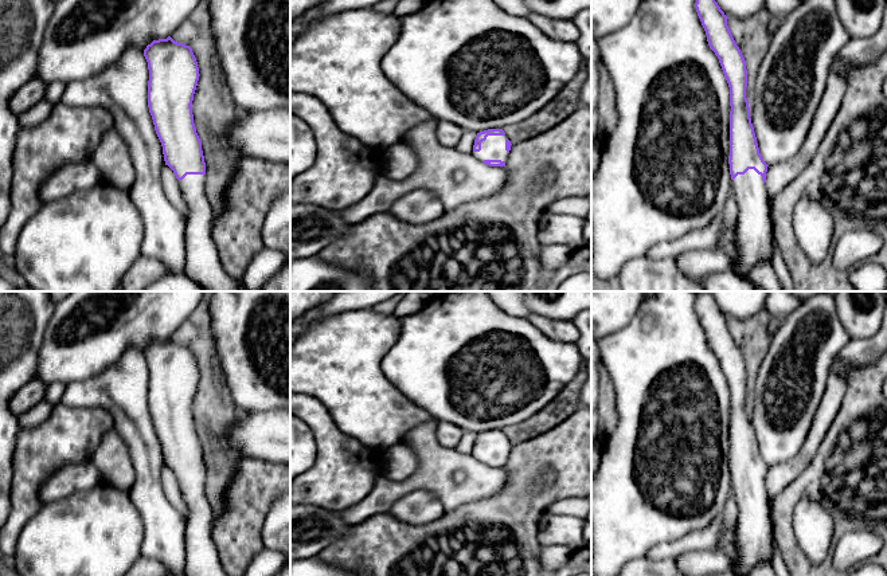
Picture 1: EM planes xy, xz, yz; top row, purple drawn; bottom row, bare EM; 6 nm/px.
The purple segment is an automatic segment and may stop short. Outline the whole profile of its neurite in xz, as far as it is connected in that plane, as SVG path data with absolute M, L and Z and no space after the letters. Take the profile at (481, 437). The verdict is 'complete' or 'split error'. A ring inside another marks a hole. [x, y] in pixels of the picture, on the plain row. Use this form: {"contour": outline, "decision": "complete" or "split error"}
{"contour": "M488 430L477 434L472 457L489 467L505 467L511 446L503 430Z", "decision": "split error"}

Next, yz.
{"contour": "M711 291L696 294L695 309L730 388L730 475L731 494L738 505L735 522L736 555L730 559L738 576L773 557L773 528L766 490L767 465L763 462L750 419L746 399L745 358L727 326L727 317Z", "decision": "split error"}

